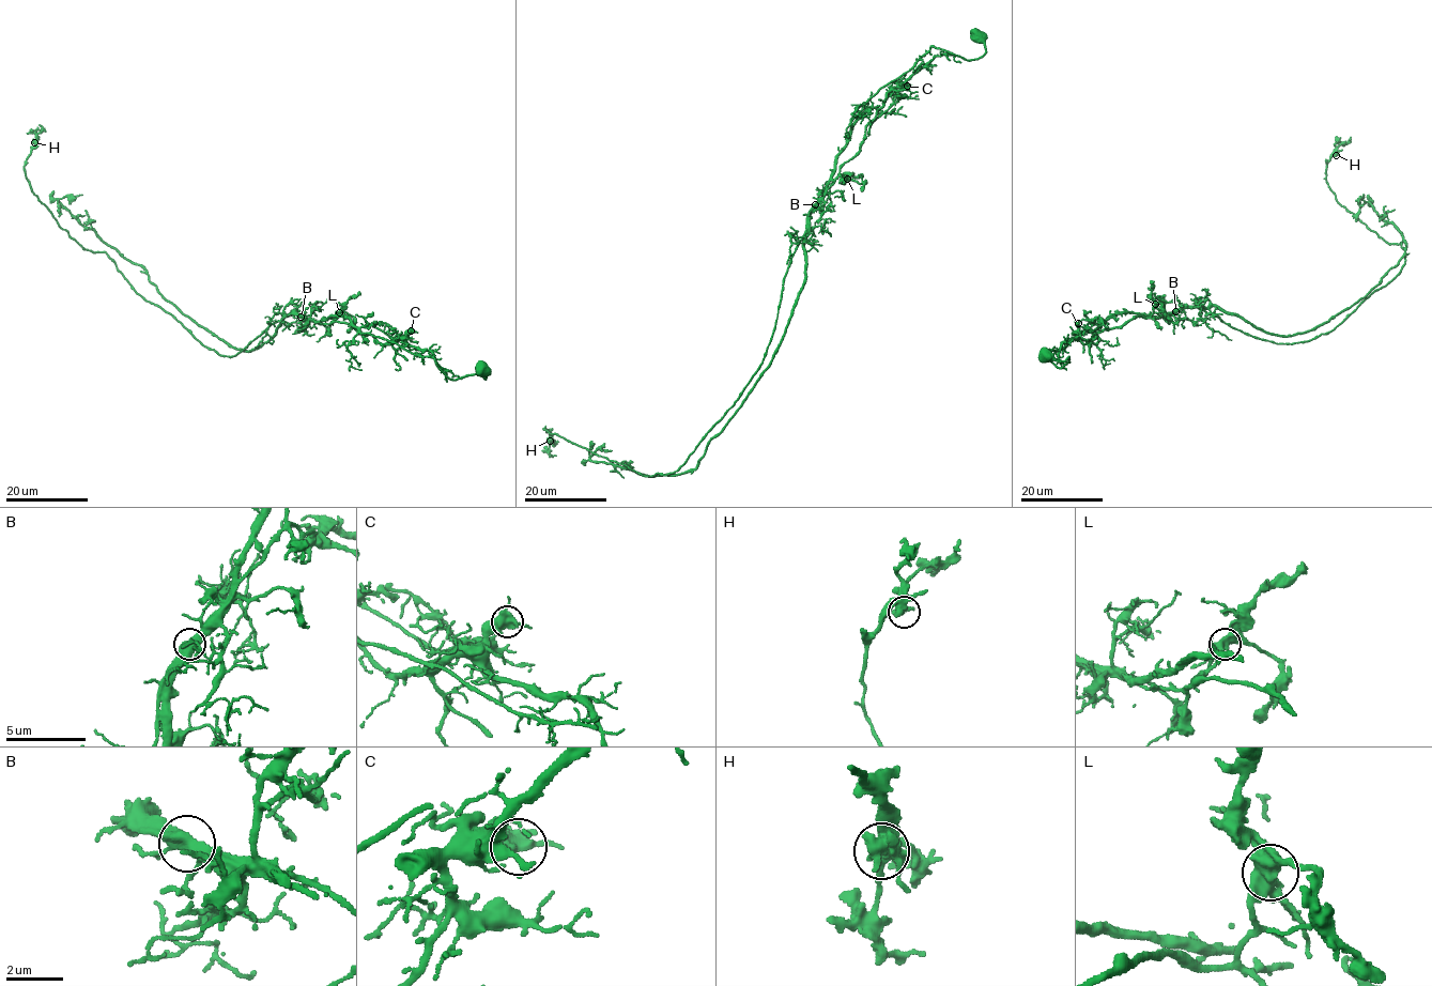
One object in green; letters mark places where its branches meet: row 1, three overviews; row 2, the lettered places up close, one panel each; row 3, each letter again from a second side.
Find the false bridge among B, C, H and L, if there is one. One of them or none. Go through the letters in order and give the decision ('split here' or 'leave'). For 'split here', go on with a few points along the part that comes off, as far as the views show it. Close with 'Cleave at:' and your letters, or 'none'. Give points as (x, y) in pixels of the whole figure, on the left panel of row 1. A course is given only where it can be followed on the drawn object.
B: split here; foreign part runs (301, 316), (289, 313), (230, 357), (206, 348), (107, 255), (59, 226), (26, 175), (41, 131)
C: leave
H: leave
L: leave
Cleave at: B

